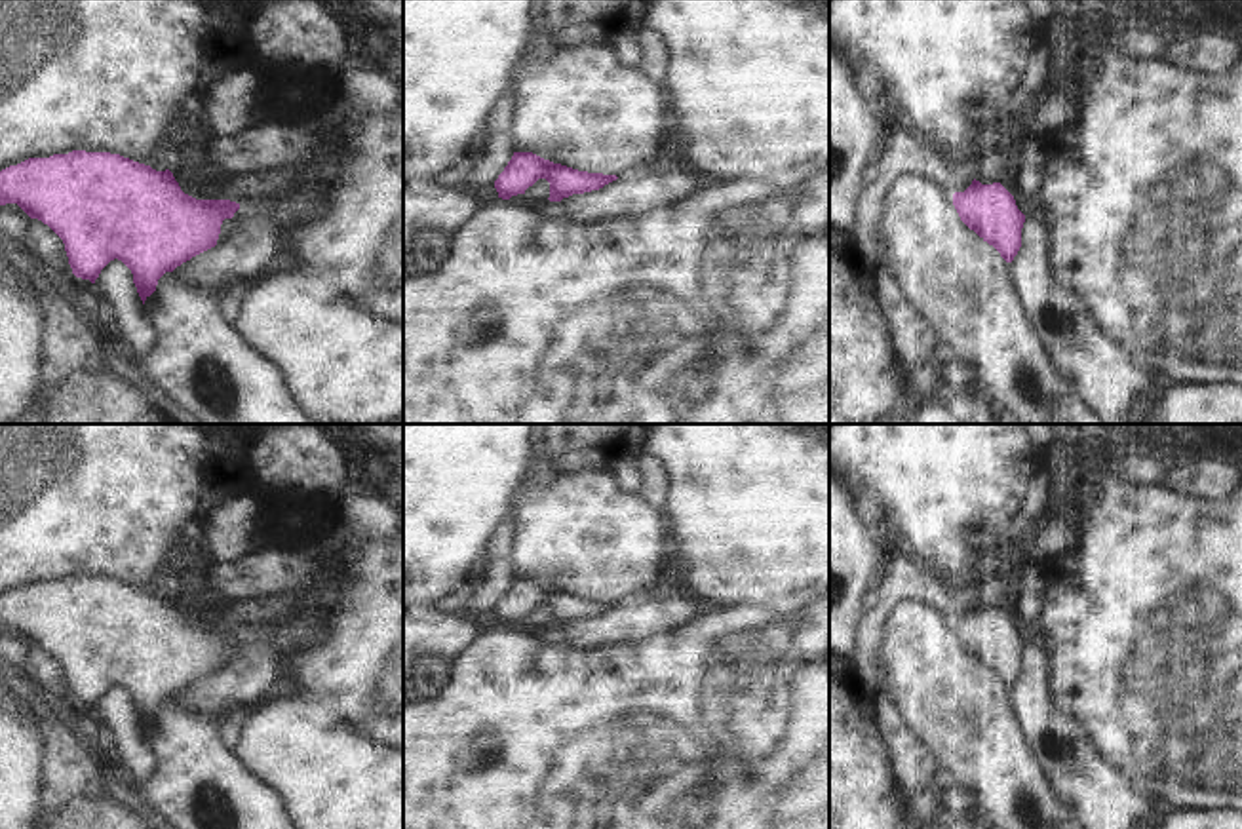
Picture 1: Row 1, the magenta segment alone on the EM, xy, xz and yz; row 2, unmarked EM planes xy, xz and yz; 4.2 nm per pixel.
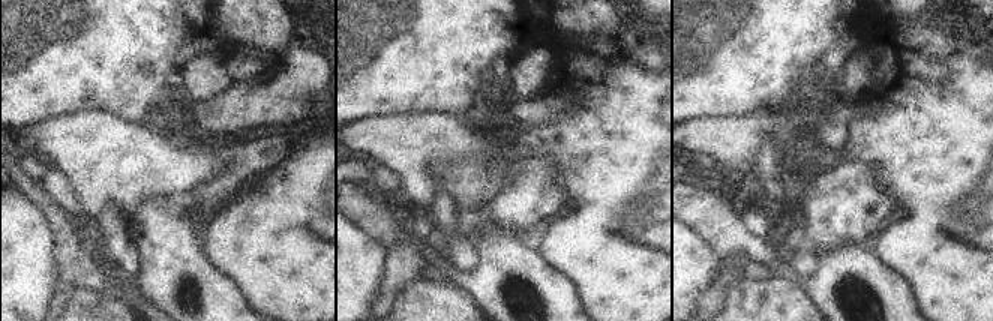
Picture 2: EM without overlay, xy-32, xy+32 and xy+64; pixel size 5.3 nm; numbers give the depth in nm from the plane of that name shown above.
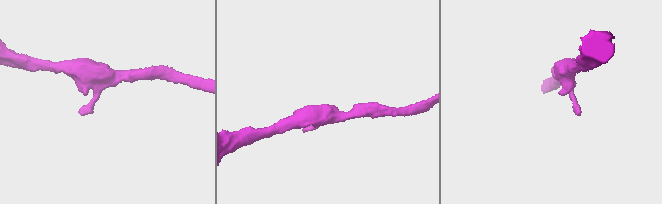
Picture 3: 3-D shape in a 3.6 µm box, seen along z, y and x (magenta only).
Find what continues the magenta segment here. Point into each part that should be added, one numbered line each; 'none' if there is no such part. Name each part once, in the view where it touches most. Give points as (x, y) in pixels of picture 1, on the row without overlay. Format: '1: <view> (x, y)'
none

